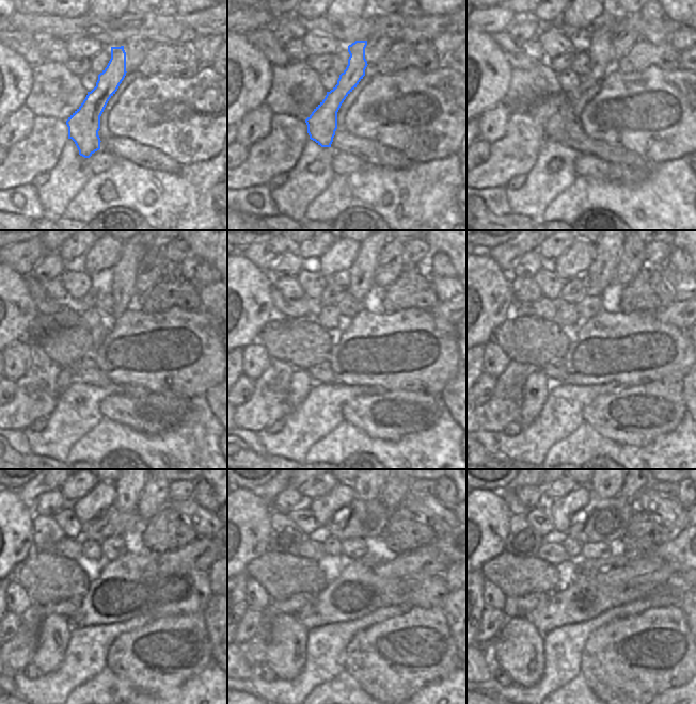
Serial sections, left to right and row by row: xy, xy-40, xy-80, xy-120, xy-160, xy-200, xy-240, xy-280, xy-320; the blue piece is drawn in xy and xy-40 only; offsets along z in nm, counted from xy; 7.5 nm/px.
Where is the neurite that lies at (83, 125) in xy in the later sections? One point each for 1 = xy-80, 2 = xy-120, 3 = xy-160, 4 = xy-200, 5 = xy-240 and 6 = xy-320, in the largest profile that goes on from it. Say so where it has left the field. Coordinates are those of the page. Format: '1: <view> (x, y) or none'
1: xy-80 (598, 44)
2: xy-120 (121, 277)
3: xy-160 (361, 273)
4: xy-200 (601, 272)
5: xy-240 (128, 491)
6: xy-320 (604, 491)

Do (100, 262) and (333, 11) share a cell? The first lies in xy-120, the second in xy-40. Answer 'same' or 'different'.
same

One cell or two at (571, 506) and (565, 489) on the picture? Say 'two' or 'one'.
two

